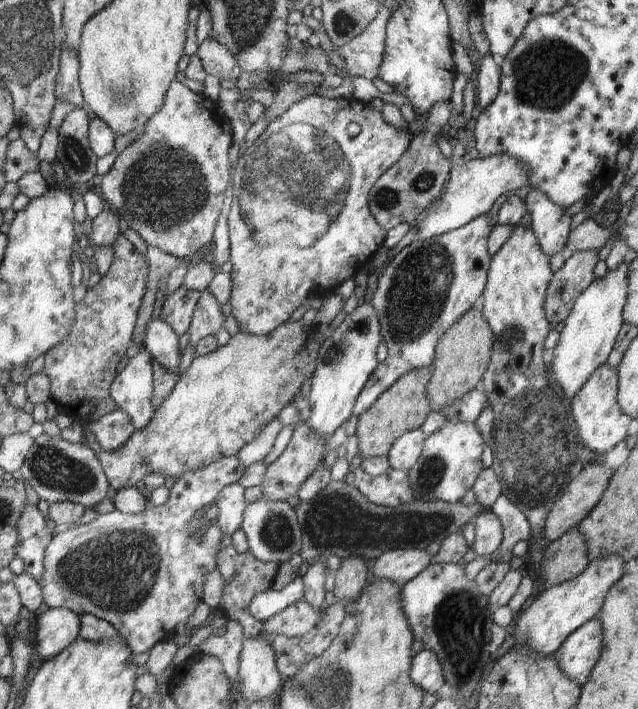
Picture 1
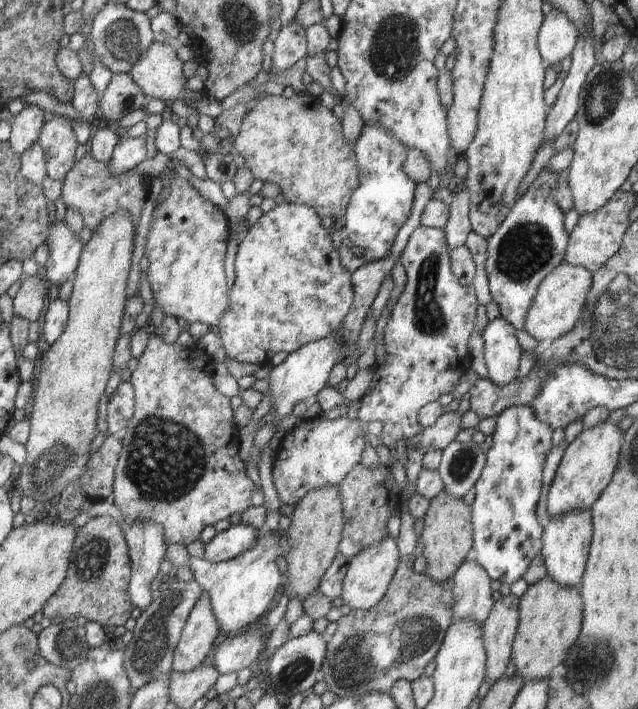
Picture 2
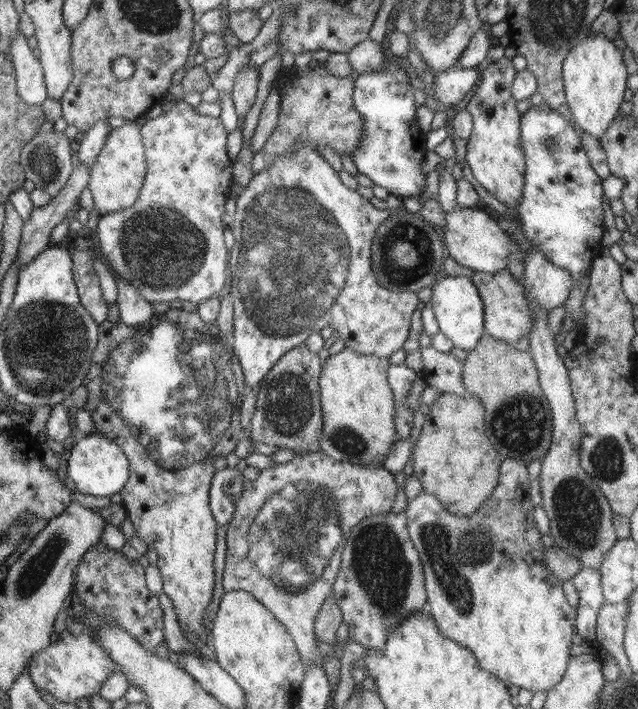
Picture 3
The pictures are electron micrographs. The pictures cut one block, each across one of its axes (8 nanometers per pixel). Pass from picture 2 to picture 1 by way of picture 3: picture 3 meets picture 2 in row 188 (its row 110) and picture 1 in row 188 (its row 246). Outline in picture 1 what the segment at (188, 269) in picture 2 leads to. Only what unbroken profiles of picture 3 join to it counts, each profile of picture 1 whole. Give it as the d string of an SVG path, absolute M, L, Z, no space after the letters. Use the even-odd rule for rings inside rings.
M176 80L170 84L169 90L166 92L166 96L163 100L164 103L162 104L160 111L156 112L156 114L148 120L148 123L144 125L144 132L138 134L138 138L136 138L124 152L121 152L116 156L114 166L112 166L112 169L104 175L102 180L100 180L100 188L97 191L103 198L107 207L111 208L116 213L116 216L123 216L128 223L128 228L139 234L140 238L144 240L148 247L152 246L152 248L156 248L161 252L164 252L164 254L168 254L168 256L185 258L195 254L202 246L213 244L214 250L212 251L212 254L214 255L214 259L222 266L230 260L231 247L228 218L232 200L234 199L233 185L236 173L236 165L232 166L228 159L228 153L233 144L231 122L221 110L218 102L215 103L208 100L206 96L202 96L202 93L194 94L192 90L189 90L184 84L176 82Z

